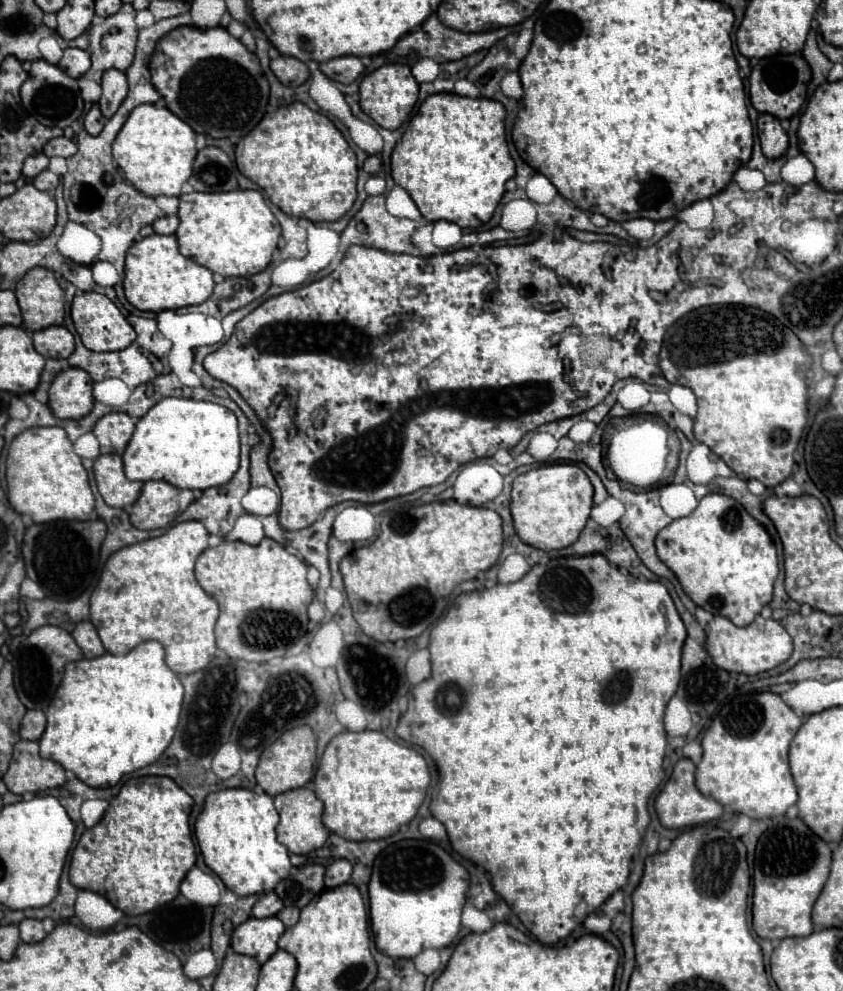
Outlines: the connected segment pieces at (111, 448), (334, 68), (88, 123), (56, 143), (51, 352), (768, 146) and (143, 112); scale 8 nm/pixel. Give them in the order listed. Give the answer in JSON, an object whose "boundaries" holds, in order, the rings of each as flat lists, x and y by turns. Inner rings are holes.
{"boundaries":[[[109,413,97,421,93,433,101,443,101,453,123,455,131,435,135,431,135,421,127,413]],[[345,55,345,57,337,57,337,59,331,59,331,61,325,61,319,67,329,79,339,81,339,83,353,83,365,69,361,59,353,57,353,55]],[[95,103,95,105,89,109,87,117,85,117,85,129,87,129,89,133,97,135,97,133,101,133,101,129,103,129,105,121,107,121,107,119,103,117,103,113,99,111,99,105]],[[55,137,55,139,51,139,43,147,43,153,47,157,55,157,55,155,59,155,59,157,71,157,71,155,77,153,77,145,71,139,67,139,67,137]],[[55,325,33,333,33,345,45,359,67,359,75,349,75,339,65,327]],[[765,113,757,119,757,129,759,129,759,141,765,157,781,157,785,155,789,147,789,137,785,129,781,127,779,119]],[[139,105,127,117,123,129,113,141,113,159,125,177,147,197,181,195,183,183,191,177,193,161,197,155,195,133,177,115,165,107]]]}

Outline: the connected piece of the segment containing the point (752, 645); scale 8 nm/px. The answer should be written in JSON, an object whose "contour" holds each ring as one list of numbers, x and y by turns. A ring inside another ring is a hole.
{"contour":[[717,615,709,623,707,649,717,667,721,667,725,671,735,671,735,673,757,675,757,673,769,671,769,669,785,663,793,653,793,639,785,631,785,627,775,619,763,619,761,615,757,615,751,625,737,627,727,617]]}

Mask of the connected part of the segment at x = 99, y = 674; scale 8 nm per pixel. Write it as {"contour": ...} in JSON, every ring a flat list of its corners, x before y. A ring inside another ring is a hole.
{"contour":[[145,641,127,655,105,653,95,659,79,659,65,665,65,675,47,709,47,729,39,739,41,757,49,757,73,771,91,787,113,787,137,769,161,757,175,735,183,703,183,685,165,665,165,651,159,641]]}

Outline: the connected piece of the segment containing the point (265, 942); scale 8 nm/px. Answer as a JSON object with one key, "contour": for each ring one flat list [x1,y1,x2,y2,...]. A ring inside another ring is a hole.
{"contour":[[249,917,249,921,241,923,233,931,231,947,237,953,255,957,263,965,279,949,277,939,283,935,283,931,285,925,277,917,267,917,267,919]]}

